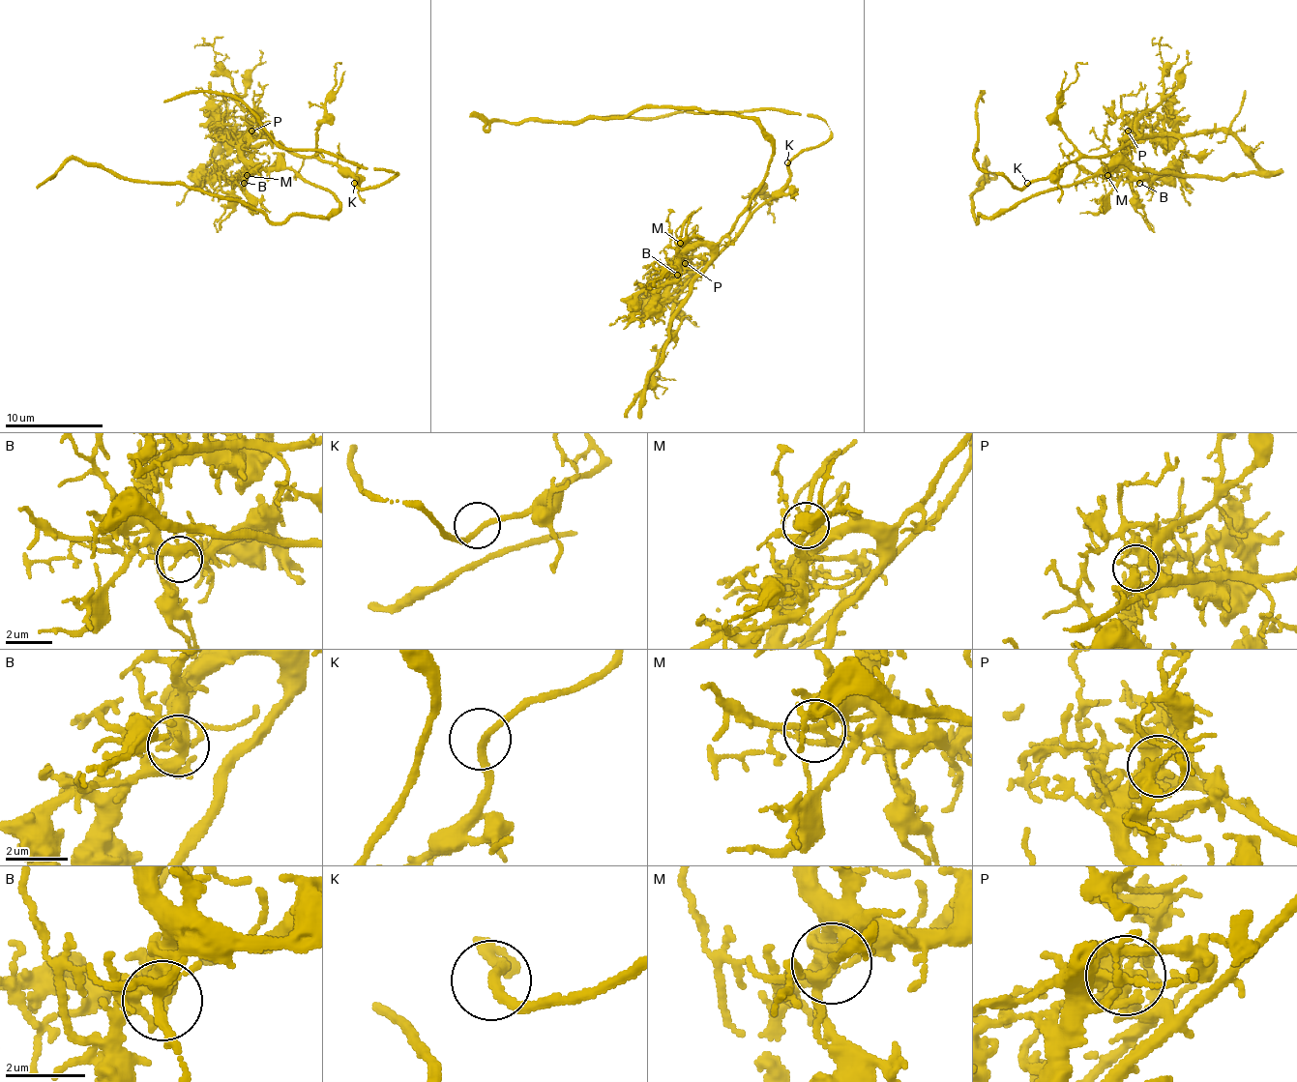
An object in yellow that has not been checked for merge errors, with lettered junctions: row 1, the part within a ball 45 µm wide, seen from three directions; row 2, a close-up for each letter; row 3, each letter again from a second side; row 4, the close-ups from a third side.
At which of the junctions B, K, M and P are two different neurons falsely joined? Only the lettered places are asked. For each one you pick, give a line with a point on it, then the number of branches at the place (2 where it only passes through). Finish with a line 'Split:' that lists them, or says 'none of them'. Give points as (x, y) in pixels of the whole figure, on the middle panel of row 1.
P: at (685, 263); 3 branches meet
Split: P

